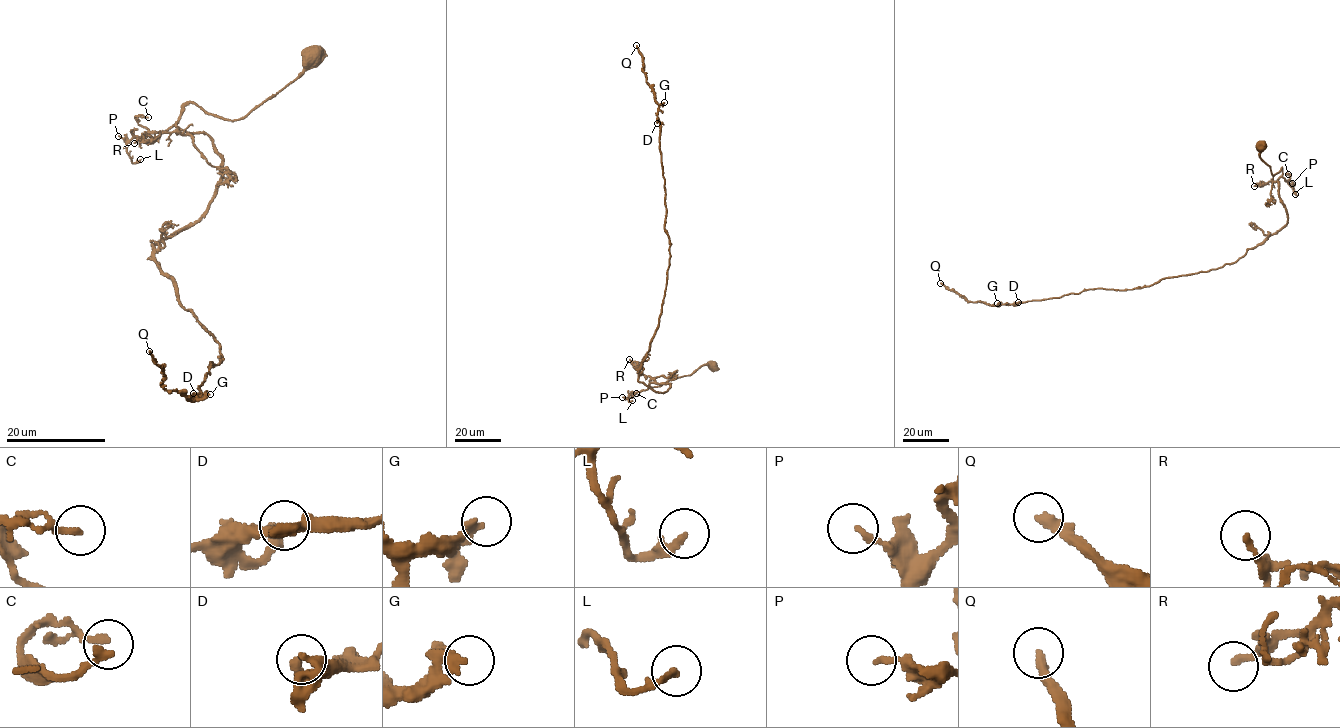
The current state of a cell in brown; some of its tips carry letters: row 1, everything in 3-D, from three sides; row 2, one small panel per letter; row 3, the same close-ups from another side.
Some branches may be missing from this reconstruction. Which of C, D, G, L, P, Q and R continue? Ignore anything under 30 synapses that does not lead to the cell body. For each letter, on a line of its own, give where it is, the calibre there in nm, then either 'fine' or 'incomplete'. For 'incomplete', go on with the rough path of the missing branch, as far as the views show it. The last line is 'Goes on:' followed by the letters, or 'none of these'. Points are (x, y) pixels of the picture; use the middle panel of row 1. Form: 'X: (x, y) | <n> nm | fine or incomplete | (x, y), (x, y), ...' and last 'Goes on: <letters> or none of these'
C: (636, 393) | 140 nm | fine
D: (657, 123) | 320 nm | fine
G: (664, 102) | 300 nm | fine
L: (632, 400) | 200 nm | fine
P: (622, 397) | 150 nm | fine
Q: (636, 45) | 280 nm | incomplete
R: (629, 359) | 160 nm | fine
Goes on: Q

